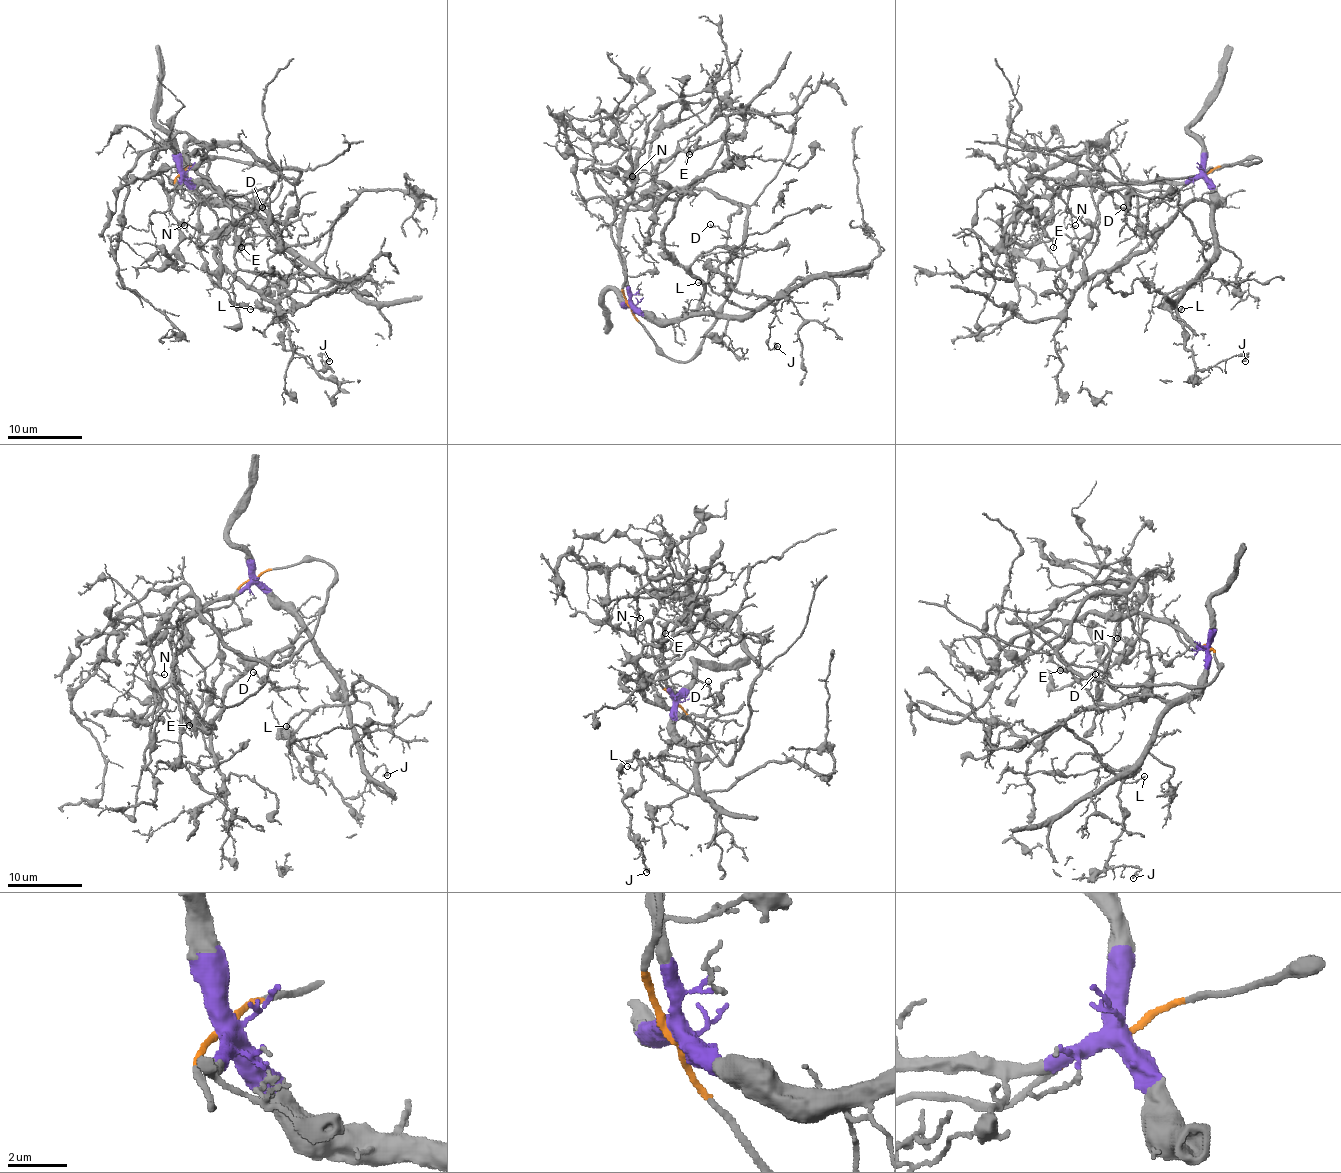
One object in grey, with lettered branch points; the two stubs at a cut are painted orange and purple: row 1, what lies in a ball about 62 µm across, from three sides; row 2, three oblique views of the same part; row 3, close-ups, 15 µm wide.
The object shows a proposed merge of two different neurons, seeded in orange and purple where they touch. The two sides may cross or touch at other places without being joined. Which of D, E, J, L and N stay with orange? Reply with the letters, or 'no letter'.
N

